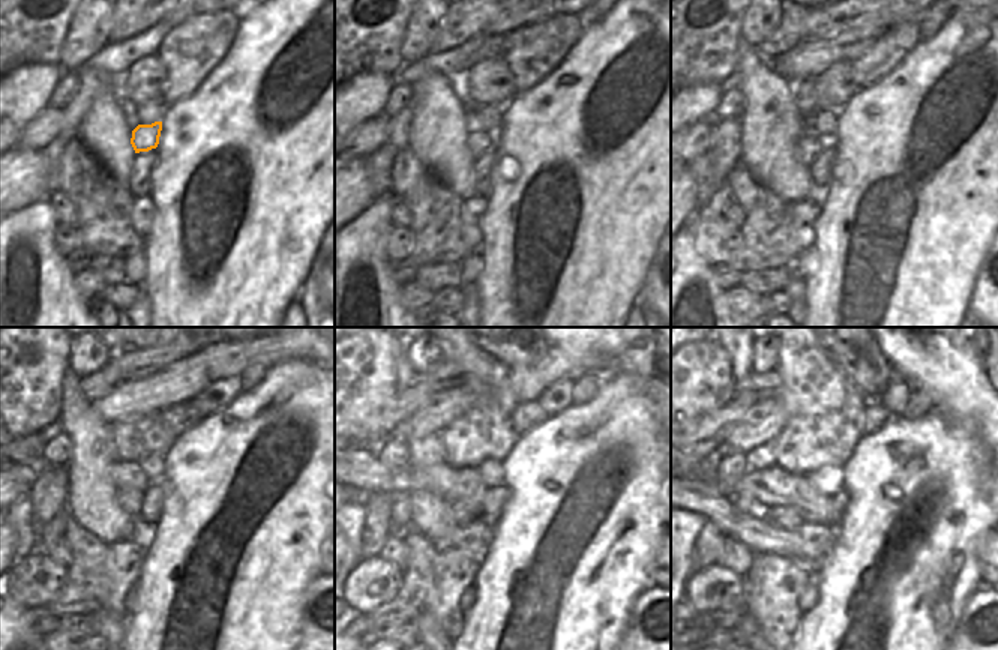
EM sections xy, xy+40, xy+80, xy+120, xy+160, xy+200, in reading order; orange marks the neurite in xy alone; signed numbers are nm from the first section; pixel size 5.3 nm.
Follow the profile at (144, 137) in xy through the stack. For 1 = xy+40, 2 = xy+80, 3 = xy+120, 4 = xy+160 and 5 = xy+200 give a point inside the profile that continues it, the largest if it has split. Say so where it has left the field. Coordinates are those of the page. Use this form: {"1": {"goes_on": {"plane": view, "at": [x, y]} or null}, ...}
{"1": {"goes_on": {"plane": "xy+40", "at": [477, 141]}}, "2": {"goes_on": {"plane": "xy+80", "at": [811, 146]}}, "3": {"goes_on": {"plane": "xy+120", "at": [131, 499]}}, "4": {"goes_on": {"plane": "xy+160", "at": [465, 512]}}, "5": {"goes_on": {"plane": "xy+200", "at": [781, 517]}}}

